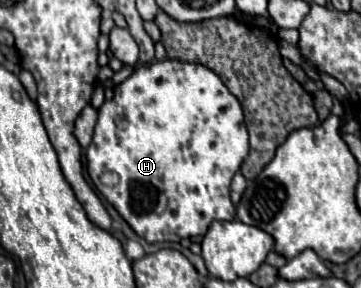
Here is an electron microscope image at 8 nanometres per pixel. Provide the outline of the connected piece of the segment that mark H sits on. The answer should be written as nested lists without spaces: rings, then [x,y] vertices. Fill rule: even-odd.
[[[165,59],[165,61],[153,61],[149,65],[137,67],[131,77],[127,77],[123,83],[119,83],[115,87],[113,99],[105,101],[99,109],[95,135],[93,135],[91,145],[85,151],[85,157],[87,157],[87,173],[89,173],[91,181],[95,183],[95,187],[99,189],[99,193],[117,209],[117,213],[129,223],[129,227],[139,237],[143,237],[147,243],[161,243],[161,241],[175,243],[175,241],[181,241],[183,237],[205,235],[213,221],[233,221],[235,219],[235,205],[229,199],[229,183],[231,183],[233,175],[239,171],[247,153],[249,153],[249,137],[247,137],[247,127],[243,121],[243,111],[241,111],[239,101],[235,101],[235,95],[223,85],[223,81],[211,69],[207,69],[203,65]],[[107,171],[113,171],[119,175],[119,183],[115,187],[107,187],[99,181],[99,177]]]

